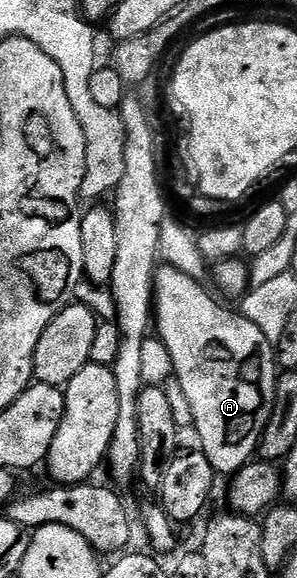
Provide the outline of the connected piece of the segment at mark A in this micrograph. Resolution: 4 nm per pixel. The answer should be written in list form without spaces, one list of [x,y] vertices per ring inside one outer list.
[[[165,264],[159,265],[154,272],[154,318],[156,319],[156,332],[162,336],[162,342],[166,345],[164,350],[165,357],[172,360],[174,365],[174,377],[178,378],[184,393],[188,396],[188,403],[191,404],[192,416],[194,424],[193,433],[198,433],[197,445],[204,452],[204,456],[208,456],[208,464],[212,464],[212,468],[219,474],[225,476],[233,476],[237,470],[244,468],[259,453],[262,445],[262,434],[266,430],[270,418],[274,414],[276,405],[276,397],[274,393],[280,390],[280,367],[276,361],[276,346],[267,340],[263,332],[249,319],[239,312],[237,309],[229,310],[226,306],[221,306],[217,302],[219,299],[213,293],[209,294],[205,290],[206,287],[201,281],[193,279],[192,276],[185,275],[184,272],[178,271],[172,266]]]

